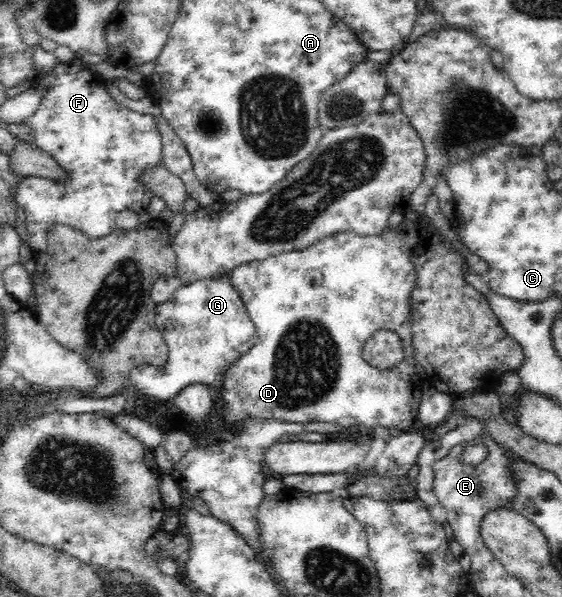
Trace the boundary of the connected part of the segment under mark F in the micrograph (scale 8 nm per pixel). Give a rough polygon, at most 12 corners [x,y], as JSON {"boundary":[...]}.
{"boundary":[[79,59],[32,80],[22,123],[66,171],[24,177],[29,246],[65,224],[89,238],[147,210],[162,167],[152,115]]}

